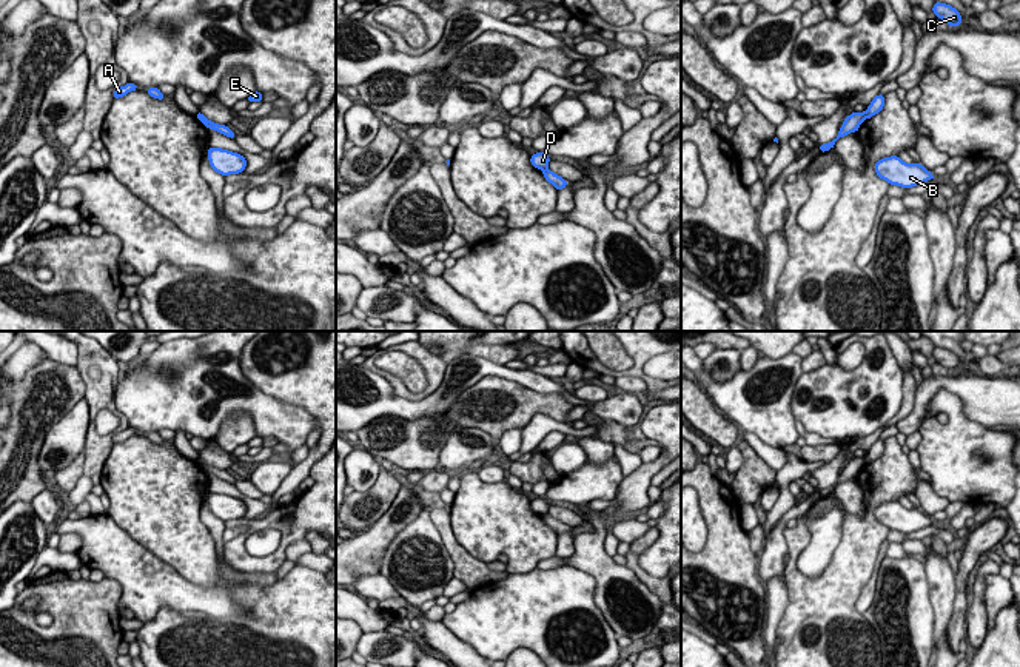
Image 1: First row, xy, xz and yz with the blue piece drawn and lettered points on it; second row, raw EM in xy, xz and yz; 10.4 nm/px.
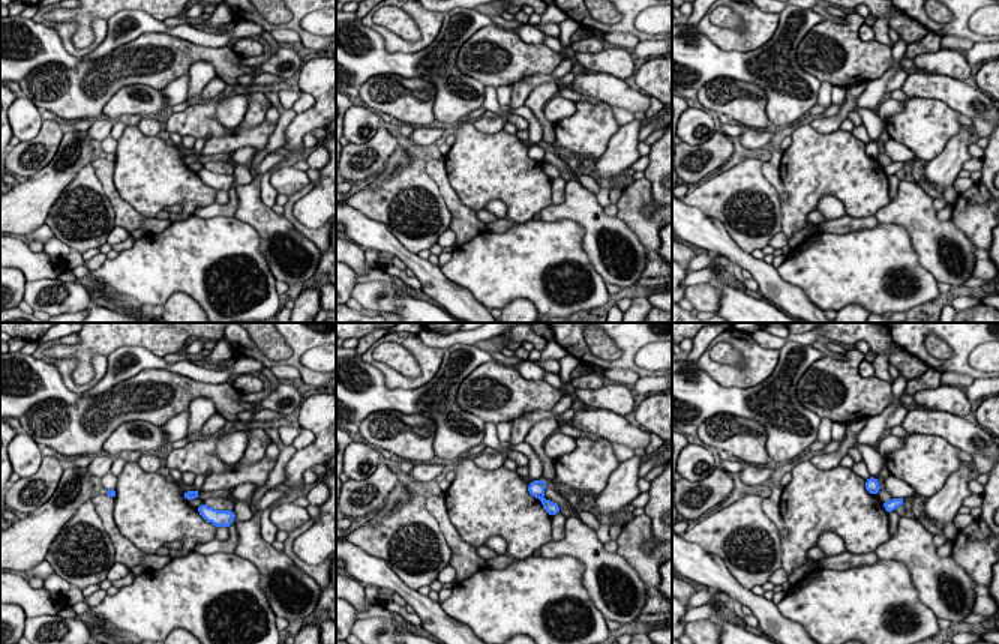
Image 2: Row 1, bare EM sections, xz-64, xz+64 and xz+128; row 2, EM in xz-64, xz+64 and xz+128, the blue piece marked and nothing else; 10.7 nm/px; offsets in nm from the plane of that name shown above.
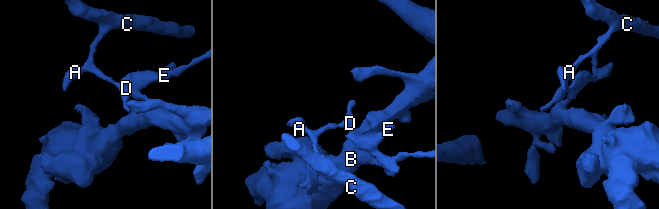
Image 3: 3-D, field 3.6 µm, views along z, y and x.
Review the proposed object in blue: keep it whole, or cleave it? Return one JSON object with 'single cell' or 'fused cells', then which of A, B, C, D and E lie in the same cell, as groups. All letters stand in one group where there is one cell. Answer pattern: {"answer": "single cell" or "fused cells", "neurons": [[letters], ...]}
{"answer": "fused cells", "neurons": [["A", "C", "D"], ["B", "E"]]}

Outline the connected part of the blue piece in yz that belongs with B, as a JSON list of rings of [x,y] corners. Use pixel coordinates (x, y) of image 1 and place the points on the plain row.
[[[898,501],[883,502],[874,511],[877,521],[889,530],[912,533],[935,524],[921,508],[906,508]]]

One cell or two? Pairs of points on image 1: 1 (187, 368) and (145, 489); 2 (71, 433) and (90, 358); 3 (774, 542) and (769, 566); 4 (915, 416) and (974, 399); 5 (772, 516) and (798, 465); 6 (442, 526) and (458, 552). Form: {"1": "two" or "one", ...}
{"1": "two", "2": "two", "3": "one", "4": "one", "5": "one", "6": "one"}

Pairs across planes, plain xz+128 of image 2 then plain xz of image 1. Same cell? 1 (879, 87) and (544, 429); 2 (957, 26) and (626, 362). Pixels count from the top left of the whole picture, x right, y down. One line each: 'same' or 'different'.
1: different
2: different

